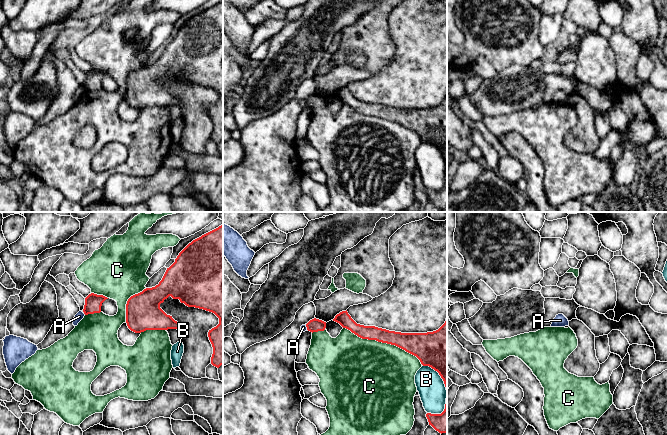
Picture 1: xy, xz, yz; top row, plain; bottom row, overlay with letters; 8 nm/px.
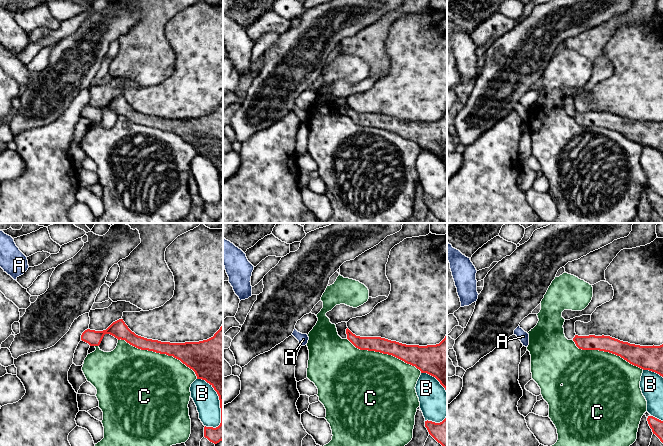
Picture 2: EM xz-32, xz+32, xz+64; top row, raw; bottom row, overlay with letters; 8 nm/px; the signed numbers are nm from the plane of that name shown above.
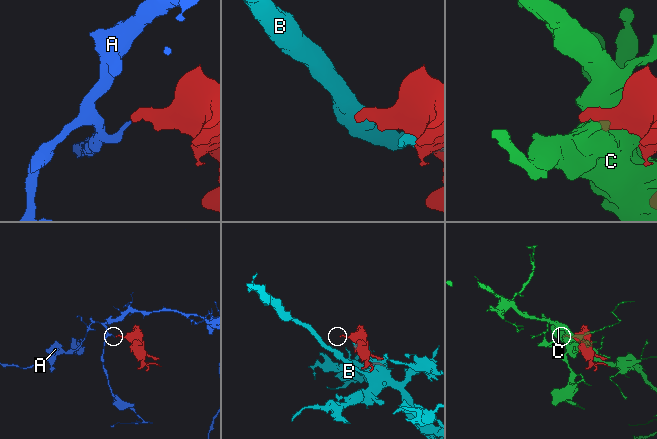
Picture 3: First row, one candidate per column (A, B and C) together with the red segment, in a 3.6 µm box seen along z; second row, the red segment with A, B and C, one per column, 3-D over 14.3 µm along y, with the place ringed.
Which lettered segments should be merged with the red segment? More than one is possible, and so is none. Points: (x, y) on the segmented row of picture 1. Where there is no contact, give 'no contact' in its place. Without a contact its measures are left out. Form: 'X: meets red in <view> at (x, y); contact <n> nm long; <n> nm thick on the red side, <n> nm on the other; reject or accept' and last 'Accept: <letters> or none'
A: meets red in xz at (306, 326); contact 50 nm long; 110 nm thick on the red side, 50 nm on the other; reject
B: meets red in xz at (439, 374); contact 300 nm long; 360 nm thick on the red side, 220 nm on the other; reject
C: meets red in xz at (383, 342); contact 700 nm long; 180 nm thick on the red side, 500 nm on the other; reject
Accept: none

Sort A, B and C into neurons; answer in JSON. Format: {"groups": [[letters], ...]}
{"groups": [["A"], ["B"], ["C"]]}

